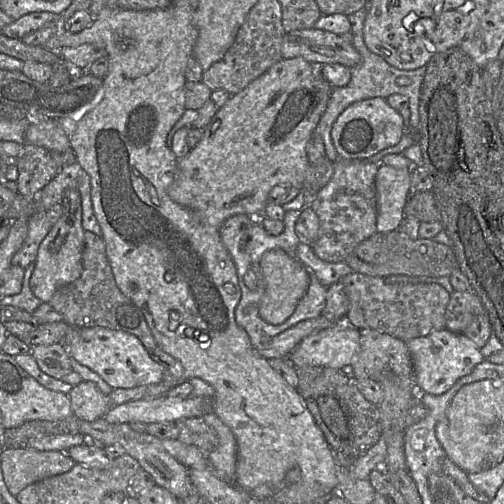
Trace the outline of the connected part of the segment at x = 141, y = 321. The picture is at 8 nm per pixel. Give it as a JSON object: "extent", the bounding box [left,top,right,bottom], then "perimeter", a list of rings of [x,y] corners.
{"extent":[48,230,158,351],"perimeter":[[[84,230],[82,272],[73,282],[60,287],[48,301],[70,327],[100,326],[135,335],[148,351],[158,347],[142,311],[118,288],[106,256],[102,237]]]}

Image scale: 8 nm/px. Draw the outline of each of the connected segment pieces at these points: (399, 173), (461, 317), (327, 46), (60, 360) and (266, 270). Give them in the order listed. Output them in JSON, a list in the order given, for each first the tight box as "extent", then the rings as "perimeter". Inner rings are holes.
[{"extent":[375,164,411,232],"perimeter":[[[380,164],[375,176],[376,229],[390,232],[399,229],[405,217],[411,186],[411,170]]]},{"extent":[445,289,493,348],"perimeter":[[[471,289],[453,291],[445,312],[445,328],[470,338],[478,348],[488,342],[493,330],[481,299]]]},{"extent":[281,29,362,68],"perimeter":[[[302,29],[284,35],[281,55],[283,59],[302,57],[312,64],[340,63],[349,68],[359,65],[362,61],[360,53],[352,43],[345,41],[341,35],[321,29]]]},{"extent":[30,344,73,379],"perimeter":[[[64,344],[35,345],[30,354],[39,368],[49,376],[62,379],[73,371],[70,364],[70,355]]]},{"extent":[258,249,309,324],"perimeter":[[[281,249],[266,251],[260,259],[260,268],[265,281],[265,290],[258,307],[258,314],[269,324],[281,324],[288,319],[309,283],[309,271],[295,256]]]}]

